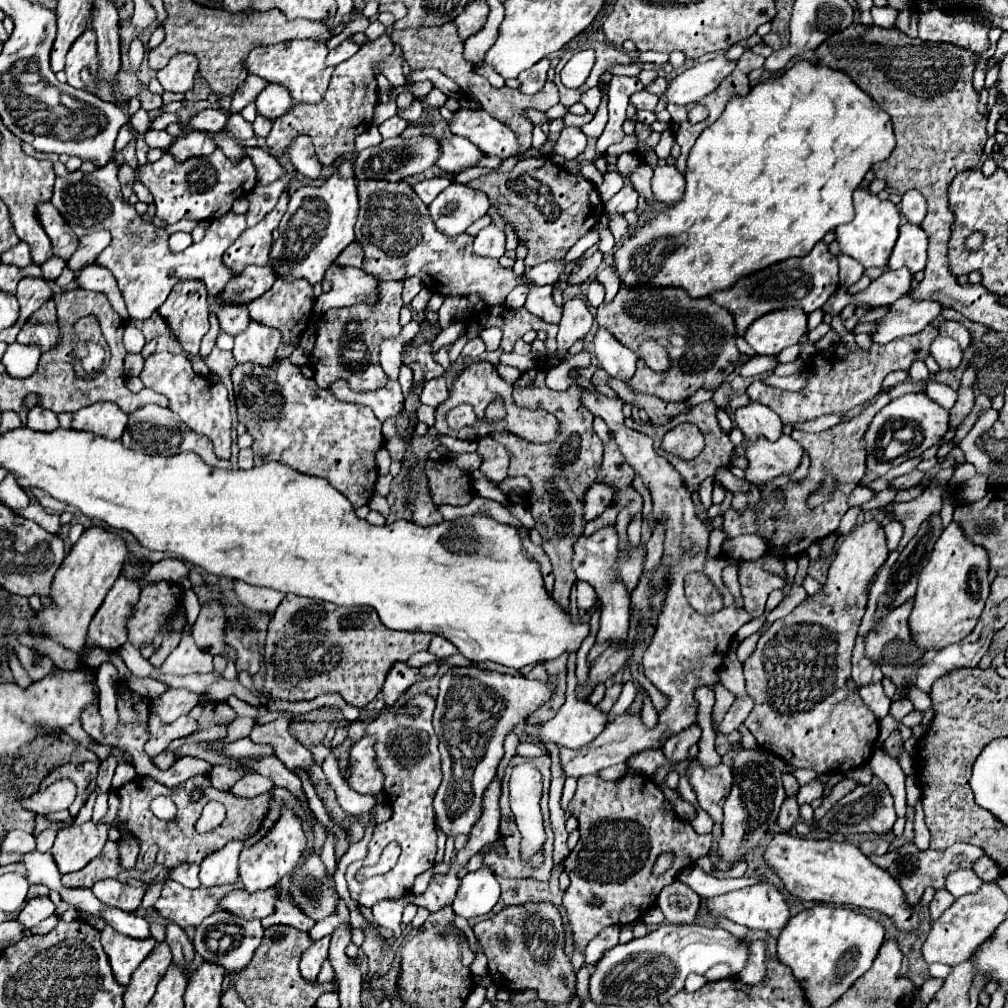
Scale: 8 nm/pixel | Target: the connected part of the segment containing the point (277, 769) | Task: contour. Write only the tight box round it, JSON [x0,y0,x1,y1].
[241,756,305,800]

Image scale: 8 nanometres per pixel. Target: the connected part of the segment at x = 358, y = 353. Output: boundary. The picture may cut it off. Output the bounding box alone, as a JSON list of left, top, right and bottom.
[309,280,403,390]

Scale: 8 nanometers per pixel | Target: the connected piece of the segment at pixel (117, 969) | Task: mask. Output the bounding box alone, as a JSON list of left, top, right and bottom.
[101,926,157,984]

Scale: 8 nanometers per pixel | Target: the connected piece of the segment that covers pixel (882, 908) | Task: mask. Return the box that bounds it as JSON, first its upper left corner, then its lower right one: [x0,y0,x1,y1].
[763,832,919,930]

